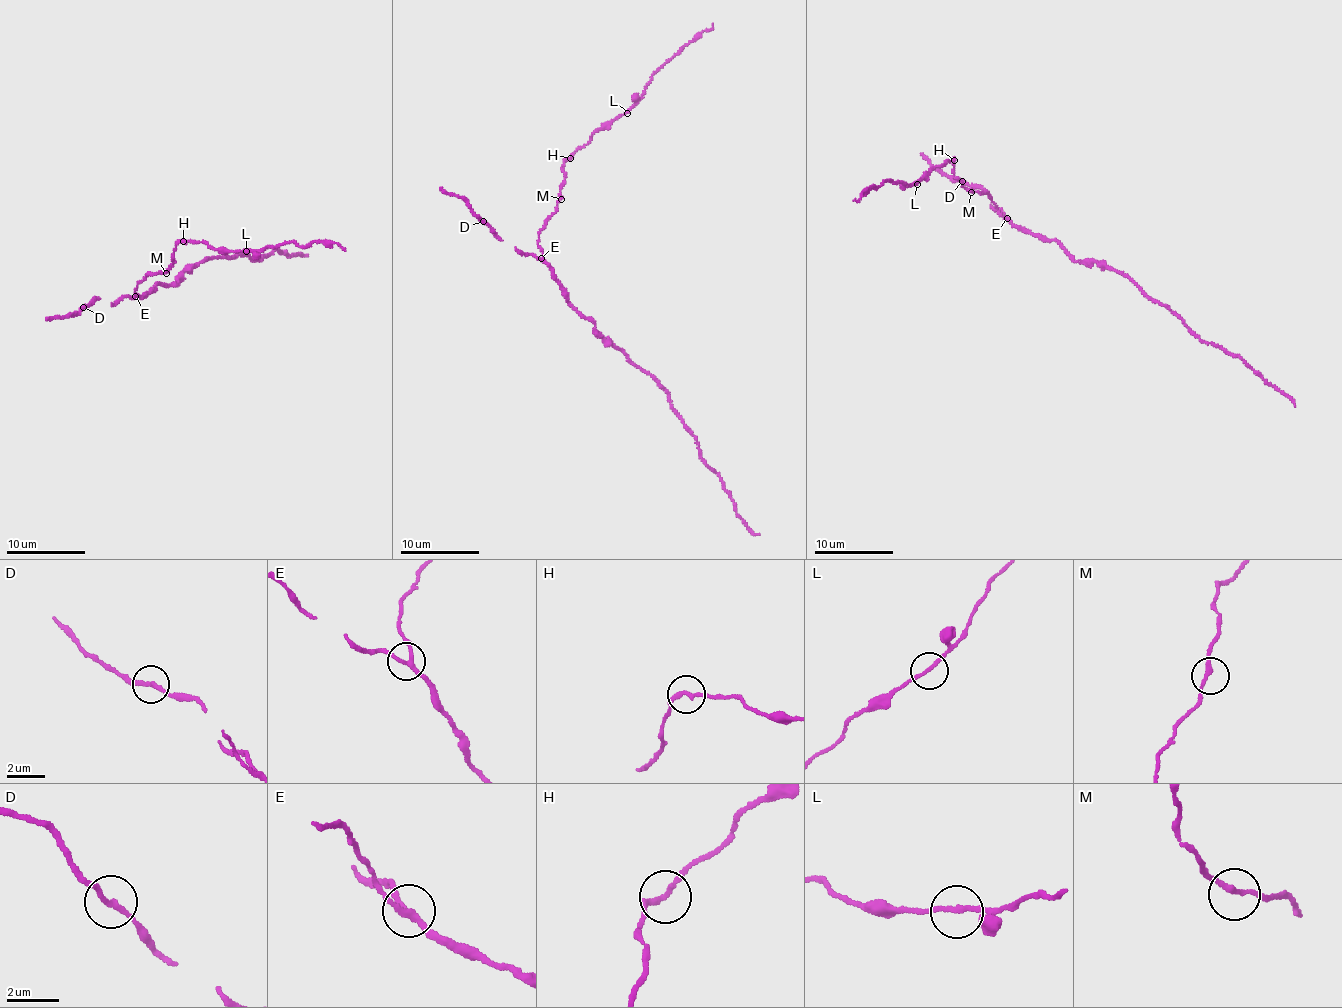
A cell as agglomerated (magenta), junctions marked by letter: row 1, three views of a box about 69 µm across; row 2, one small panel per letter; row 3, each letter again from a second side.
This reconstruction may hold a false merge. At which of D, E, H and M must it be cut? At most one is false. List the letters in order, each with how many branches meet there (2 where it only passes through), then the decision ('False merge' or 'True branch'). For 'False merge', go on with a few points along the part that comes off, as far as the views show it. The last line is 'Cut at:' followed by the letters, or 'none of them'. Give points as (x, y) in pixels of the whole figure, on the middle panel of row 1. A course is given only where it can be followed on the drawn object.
D: Branches: 2. True branch
E: Branches: 3. True branch
H: Branches: 2. True branch
M: Branches: 2. True branch
Cut at: none of them

